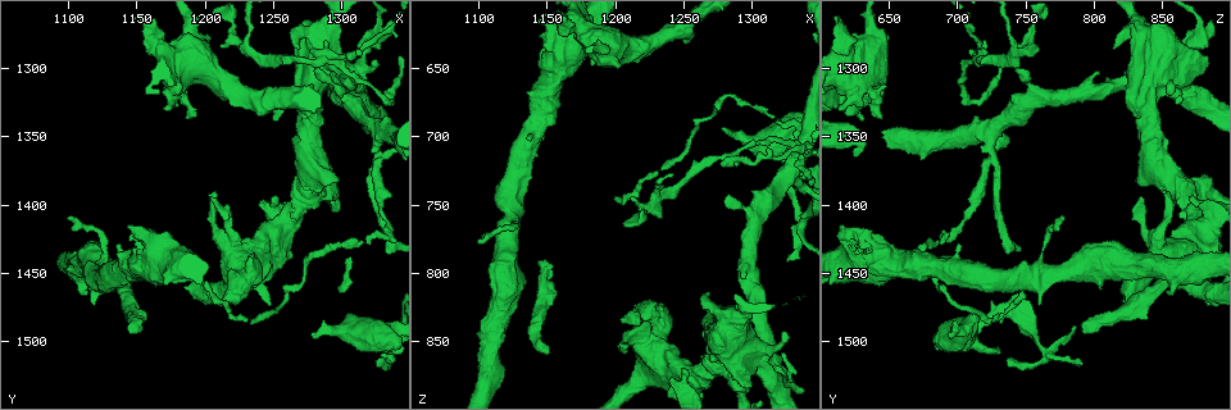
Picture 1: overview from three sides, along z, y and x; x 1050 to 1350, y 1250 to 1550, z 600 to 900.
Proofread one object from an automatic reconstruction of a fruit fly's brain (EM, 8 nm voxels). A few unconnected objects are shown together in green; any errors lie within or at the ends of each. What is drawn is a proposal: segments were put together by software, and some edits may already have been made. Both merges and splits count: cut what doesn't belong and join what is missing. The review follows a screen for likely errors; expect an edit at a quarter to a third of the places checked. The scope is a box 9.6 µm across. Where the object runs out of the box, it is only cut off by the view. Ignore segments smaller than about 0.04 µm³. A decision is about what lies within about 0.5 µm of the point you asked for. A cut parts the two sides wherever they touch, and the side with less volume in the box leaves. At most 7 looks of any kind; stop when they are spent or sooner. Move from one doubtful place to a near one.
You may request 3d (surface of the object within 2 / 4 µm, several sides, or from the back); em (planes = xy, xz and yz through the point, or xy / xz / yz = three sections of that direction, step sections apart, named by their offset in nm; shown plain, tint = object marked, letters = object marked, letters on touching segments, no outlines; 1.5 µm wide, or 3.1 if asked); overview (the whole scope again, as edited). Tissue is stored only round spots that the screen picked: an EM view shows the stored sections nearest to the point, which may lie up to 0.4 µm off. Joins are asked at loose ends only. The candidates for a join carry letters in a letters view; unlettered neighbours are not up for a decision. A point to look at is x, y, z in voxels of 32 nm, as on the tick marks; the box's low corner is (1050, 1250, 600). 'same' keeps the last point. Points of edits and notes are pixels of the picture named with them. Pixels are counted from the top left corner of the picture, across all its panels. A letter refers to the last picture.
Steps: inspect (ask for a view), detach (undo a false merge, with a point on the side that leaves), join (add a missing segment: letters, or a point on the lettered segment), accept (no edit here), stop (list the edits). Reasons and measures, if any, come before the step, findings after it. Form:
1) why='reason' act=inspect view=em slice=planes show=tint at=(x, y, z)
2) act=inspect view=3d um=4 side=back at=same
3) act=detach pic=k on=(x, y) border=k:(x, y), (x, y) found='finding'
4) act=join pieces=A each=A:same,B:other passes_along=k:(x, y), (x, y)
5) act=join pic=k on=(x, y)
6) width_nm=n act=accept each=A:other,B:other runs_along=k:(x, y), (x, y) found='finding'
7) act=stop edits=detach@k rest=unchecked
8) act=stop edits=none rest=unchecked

why='abrupt turn' act=inspect view=3d um=2 side=back at=(1328, 1362, 726)

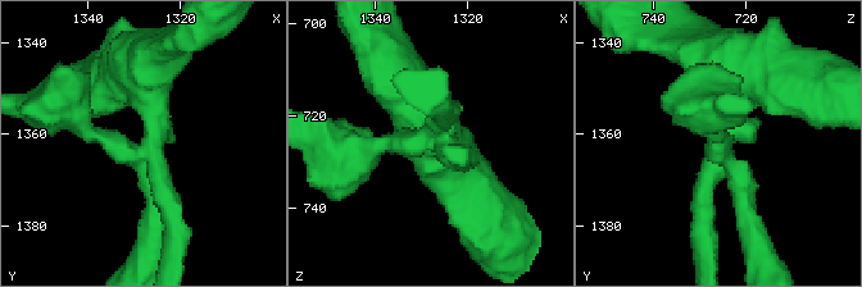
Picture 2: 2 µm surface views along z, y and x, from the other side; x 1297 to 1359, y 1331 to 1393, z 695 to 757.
why='now the EM' act=inspect view=em slice=planes show=tint at=(1327, 1362, 725)

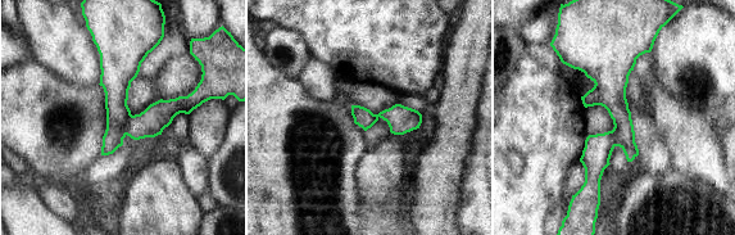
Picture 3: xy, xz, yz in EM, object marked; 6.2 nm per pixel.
act=inspect view=em slice=planes show=letters at=same

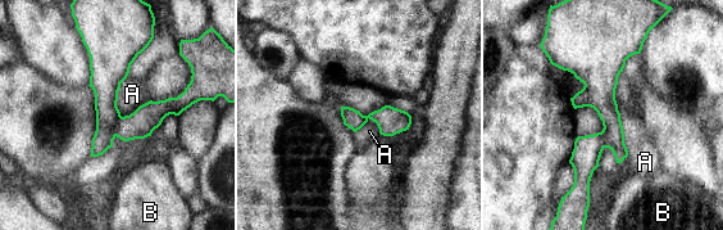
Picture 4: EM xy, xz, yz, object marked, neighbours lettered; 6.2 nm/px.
act=detach pic=4 on=(105, 89) each=A:other,B:other found='a second cell is stuck on'

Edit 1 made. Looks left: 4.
why='stops while still wide' act=inspect view=3d um=4 at=(1278, 1498, 692)

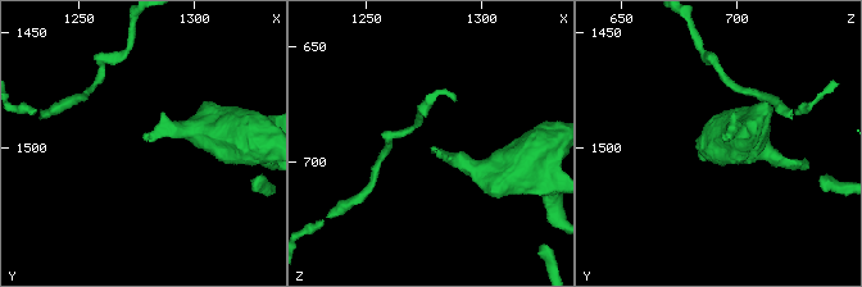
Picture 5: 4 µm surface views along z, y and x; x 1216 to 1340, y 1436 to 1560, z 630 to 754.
act=inspect view=em slice=planes show=letters at=(1279, 1496, 693)

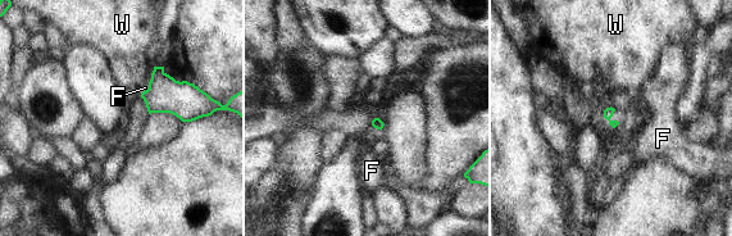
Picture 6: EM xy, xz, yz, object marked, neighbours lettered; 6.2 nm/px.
act=accept each=F:other,W:other border=6:(154, 66), (148, 84) found='no lettered segment goes on from it'

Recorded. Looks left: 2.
why='sudden change in width' act=inspect view=em slice=planes show=letters at=(1290, 1392, 886)

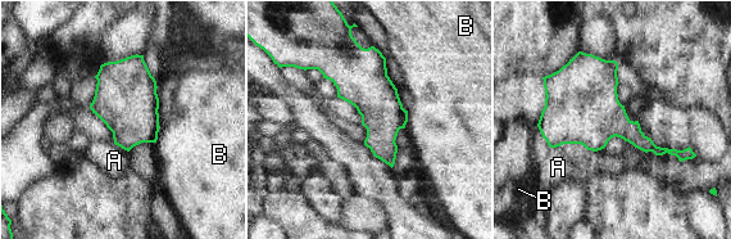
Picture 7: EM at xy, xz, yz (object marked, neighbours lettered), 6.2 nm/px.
act=accept each=A:other,B:other border=7:(626, 140), (679, 159) found='one cell here'

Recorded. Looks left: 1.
act=stop edits=detach@4 rest=unchecked

